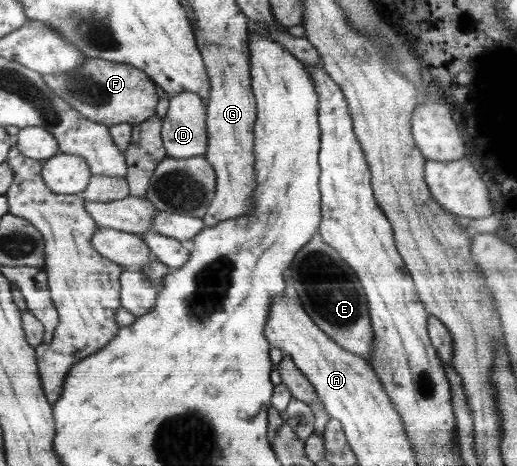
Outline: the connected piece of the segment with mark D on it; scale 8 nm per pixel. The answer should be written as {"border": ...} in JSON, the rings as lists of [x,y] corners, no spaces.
{"border":[[[183,92],[169,98],[161,129],[168,157],[203,156],[208,146],[206,105],[197,93]]]}

